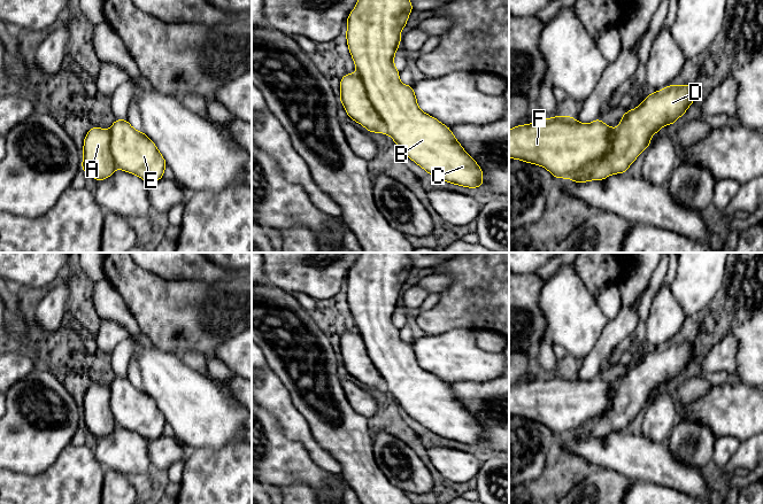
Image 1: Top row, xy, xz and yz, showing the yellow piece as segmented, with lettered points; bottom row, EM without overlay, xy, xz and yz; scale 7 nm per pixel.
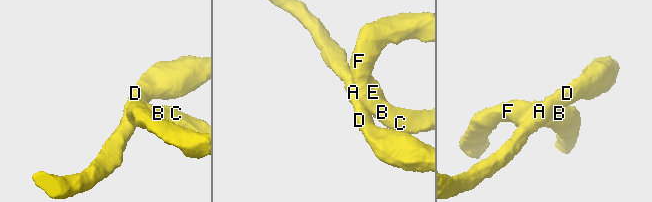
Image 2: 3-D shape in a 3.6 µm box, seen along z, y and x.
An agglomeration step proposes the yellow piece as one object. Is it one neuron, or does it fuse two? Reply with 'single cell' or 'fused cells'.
single cell

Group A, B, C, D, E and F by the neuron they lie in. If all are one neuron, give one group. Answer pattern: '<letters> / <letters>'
A B C D E F

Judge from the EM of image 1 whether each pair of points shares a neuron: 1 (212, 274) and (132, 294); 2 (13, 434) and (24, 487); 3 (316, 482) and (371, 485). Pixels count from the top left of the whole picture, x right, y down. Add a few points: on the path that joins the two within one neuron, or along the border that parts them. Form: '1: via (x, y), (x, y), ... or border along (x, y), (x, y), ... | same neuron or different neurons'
1: border along (164, 278), (195, 279), (209, 284), (217, 281) | different neurons
2: border along (47, 467), (36, 474), (22, 474), (12, 471) | different neurons
3: border along (340, 473), (345, 481) | different neurons

